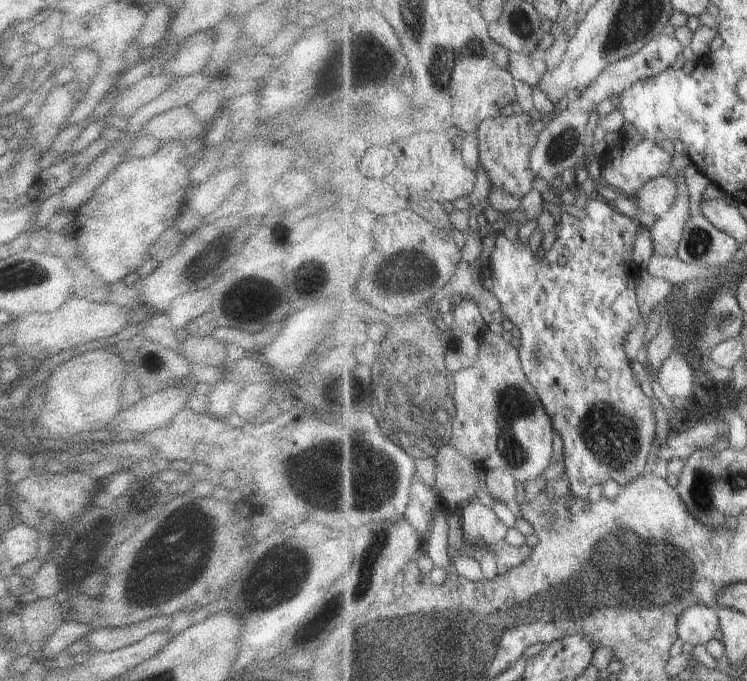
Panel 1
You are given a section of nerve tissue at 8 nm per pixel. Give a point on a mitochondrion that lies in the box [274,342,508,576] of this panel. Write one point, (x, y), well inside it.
(359, 479)

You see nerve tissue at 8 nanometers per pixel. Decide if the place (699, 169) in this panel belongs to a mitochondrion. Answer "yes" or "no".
no

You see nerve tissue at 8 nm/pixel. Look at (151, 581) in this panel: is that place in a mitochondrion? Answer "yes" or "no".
yes

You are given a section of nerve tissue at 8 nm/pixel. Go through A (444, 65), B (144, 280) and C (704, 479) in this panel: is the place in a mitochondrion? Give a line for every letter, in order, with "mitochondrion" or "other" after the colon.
A: mitochondrion
B: other
C: mitochondrion

